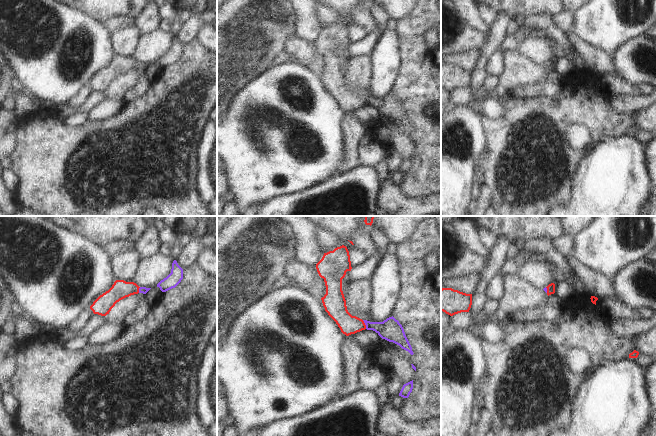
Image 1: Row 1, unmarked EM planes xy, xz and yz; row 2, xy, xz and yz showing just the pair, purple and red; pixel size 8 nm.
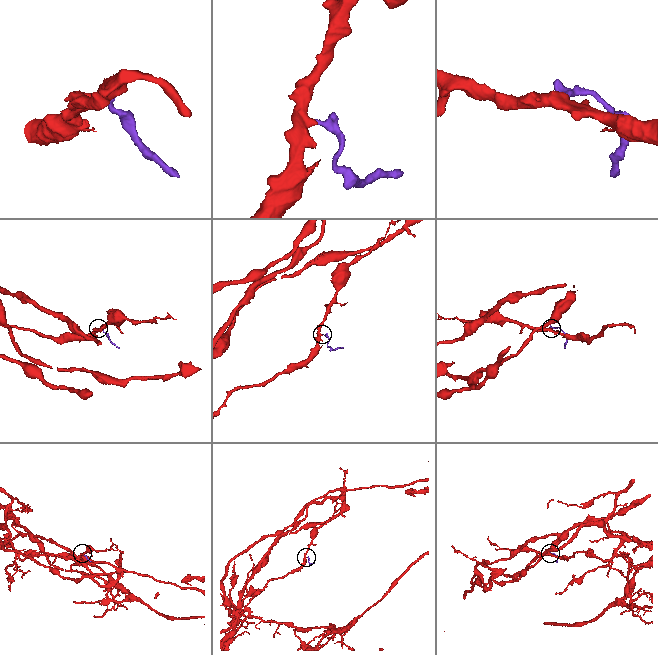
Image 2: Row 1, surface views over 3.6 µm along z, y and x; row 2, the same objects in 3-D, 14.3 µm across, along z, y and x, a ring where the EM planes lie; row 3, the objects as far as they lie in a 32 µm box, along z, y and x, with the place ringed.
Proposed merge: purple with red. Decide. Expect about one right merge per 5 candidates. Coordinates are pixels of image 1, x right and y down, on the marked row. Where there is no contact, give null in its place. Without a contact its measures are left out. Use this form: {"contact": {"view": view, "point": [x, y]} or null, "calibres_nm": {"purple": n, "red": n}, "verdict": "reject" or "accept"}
{"contact": {"view": "xz", "point": [365, 324]}, "calibres_nm": {"purple": 180, "red": 160}, "verdict": "accept"}

